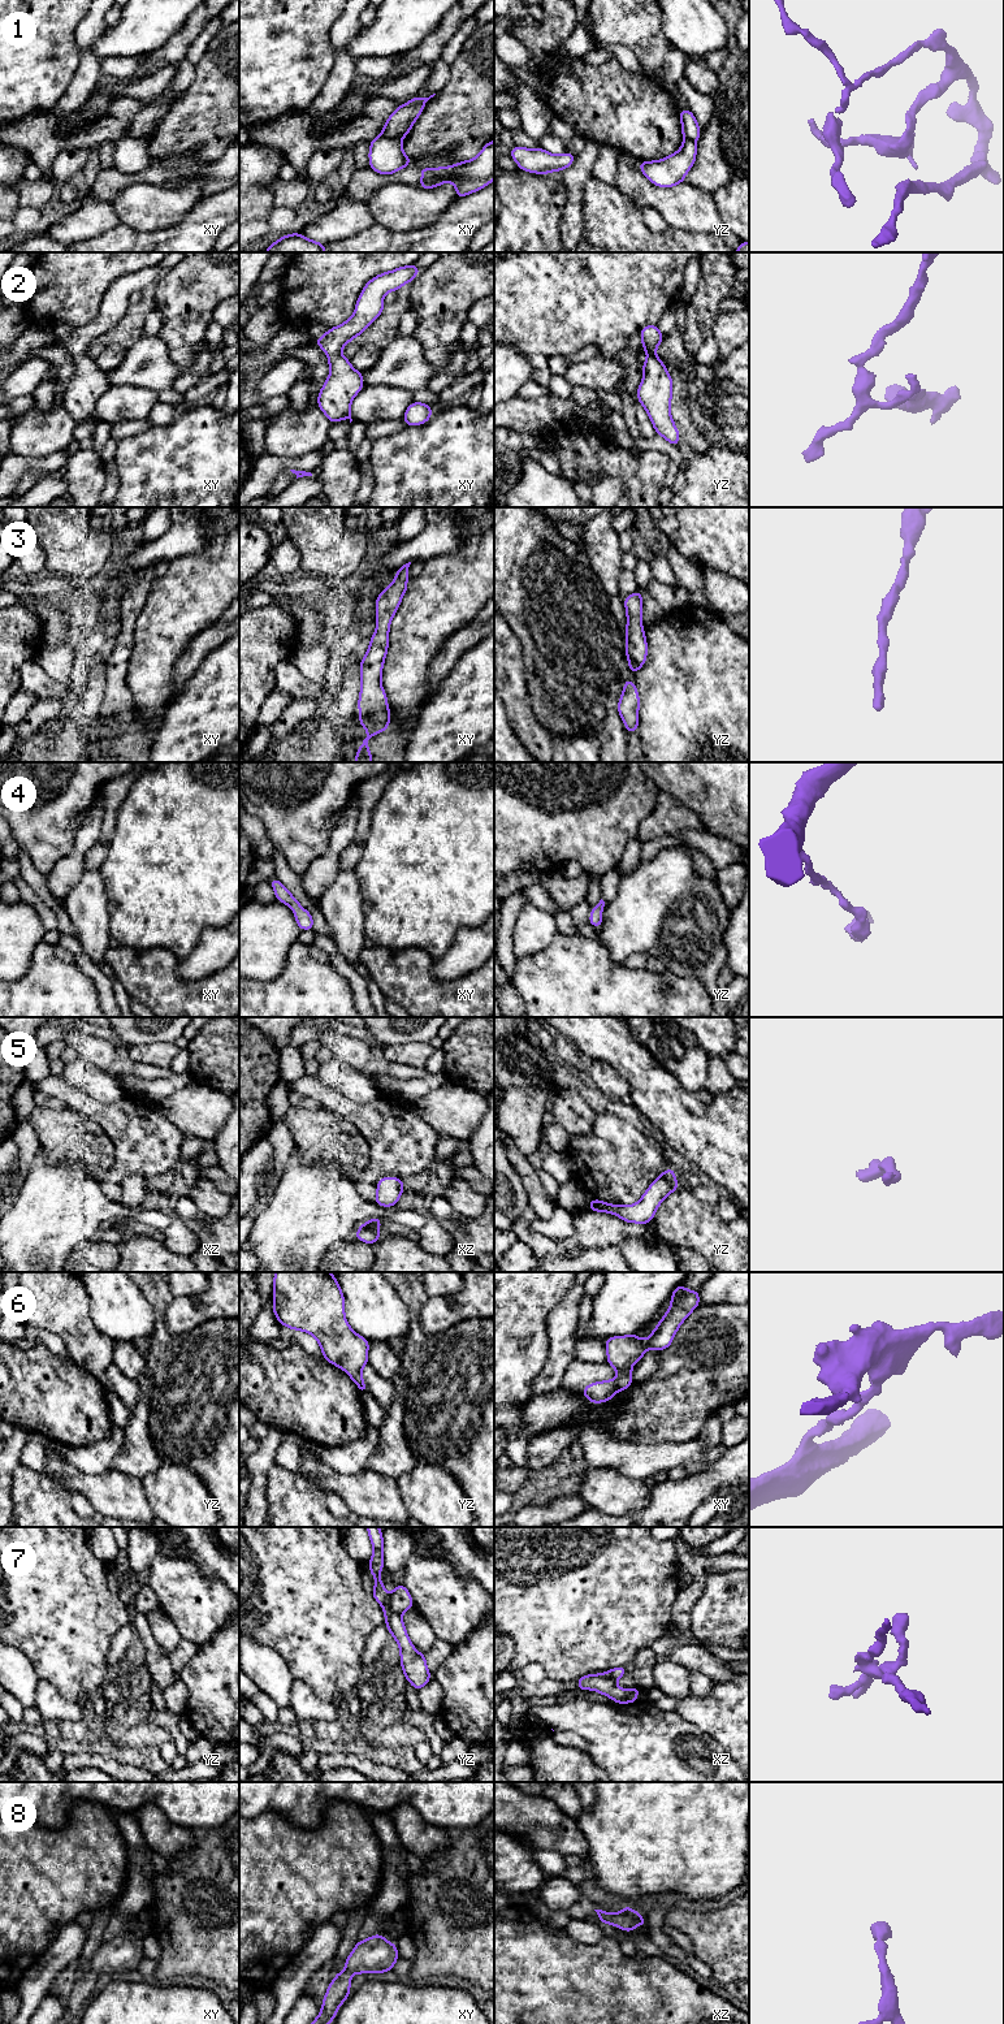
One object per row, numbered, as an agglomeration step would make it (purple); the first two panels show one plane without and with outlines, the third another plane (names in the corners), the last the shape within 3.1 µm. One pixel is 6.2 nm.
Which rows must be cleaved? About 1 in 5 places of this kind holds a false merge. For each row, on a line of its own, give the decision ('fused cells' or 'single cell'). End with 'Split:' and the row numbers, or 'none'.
1: fused cells
2: single cell
3: single cell
4: single cell
5: single cell
6: fused cells
7: fused cells
8: single cell
Split: 1, 6, 7

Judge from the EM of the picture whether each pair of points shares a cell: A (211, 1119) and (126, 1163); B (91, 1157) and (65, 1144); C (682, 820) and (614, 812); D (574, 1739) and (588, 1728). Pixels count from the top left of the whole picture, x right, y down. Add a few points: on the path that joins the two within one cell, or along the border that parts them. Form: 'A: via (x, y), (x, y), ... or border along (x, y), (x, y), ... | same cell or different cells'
A: border along (159, 1114), (165, 1116), (185, 1136) | different cells
B: via (85, 1150), (78, 1144), (72, 1144) | same cell
C: border along (660, 791), (653, 811), (640, 824), (636, 837) | different cells
D: border along (554, 1729), (574, 1730), (585, 1741), (587, 1748) | different cells

